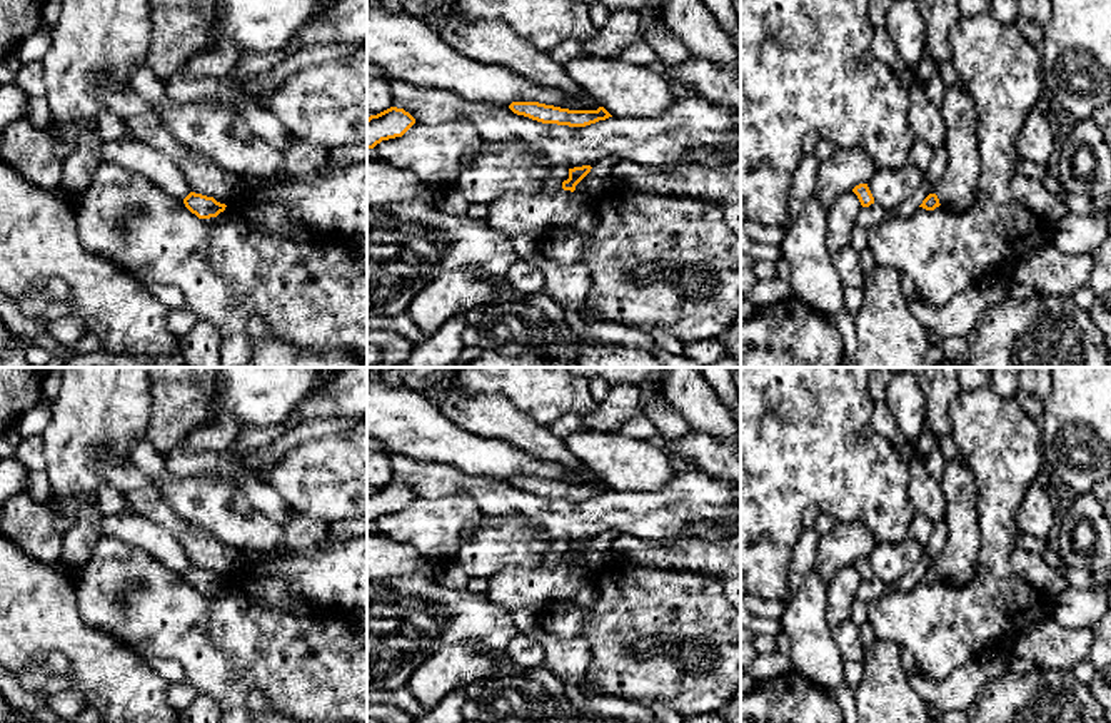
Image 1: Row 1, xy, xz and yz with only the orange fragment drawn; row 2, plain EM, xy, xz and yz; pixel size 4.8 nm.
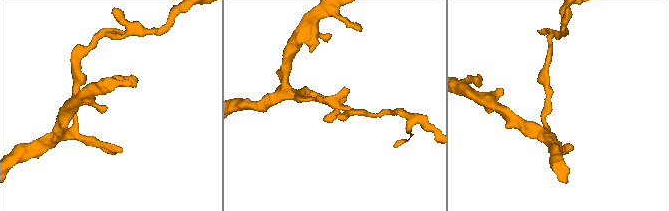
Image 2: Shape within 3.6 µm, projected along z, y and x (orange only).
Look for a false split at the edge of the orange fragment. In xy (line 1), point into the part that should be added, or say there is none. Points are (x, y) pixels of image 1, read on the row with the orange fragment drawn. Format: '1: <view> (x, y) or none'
1: none

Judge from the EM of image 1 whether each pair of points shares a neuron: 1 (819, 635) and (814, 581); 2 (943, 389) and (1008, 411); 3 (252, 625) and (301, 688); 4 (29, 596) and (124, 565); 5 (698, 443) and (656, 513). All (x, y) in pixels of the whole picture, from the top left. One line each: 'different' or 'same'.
1: same
2: different
3: same
4: different
5: different

